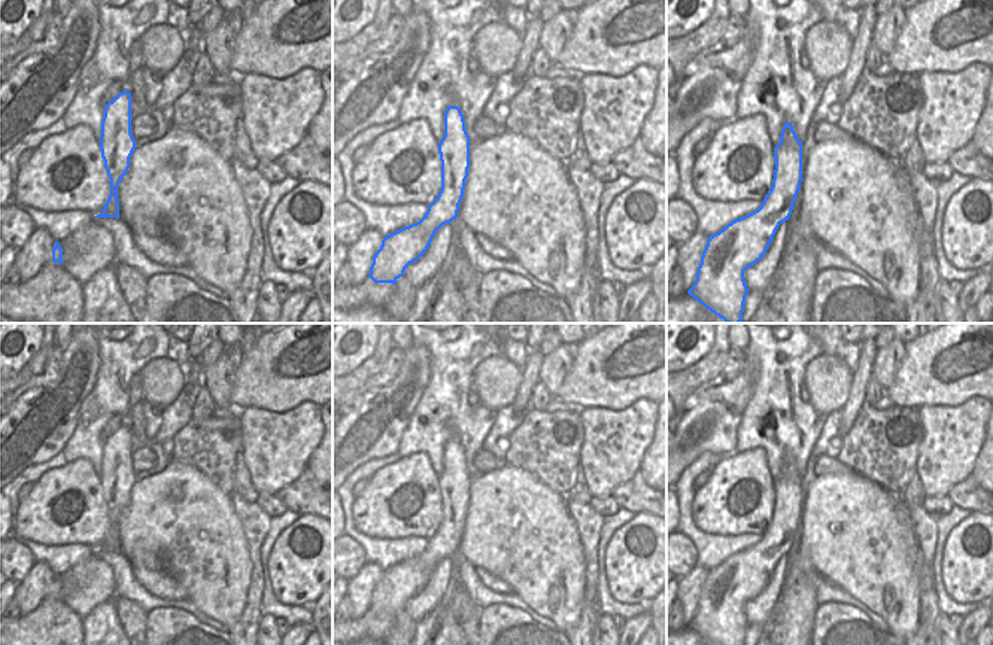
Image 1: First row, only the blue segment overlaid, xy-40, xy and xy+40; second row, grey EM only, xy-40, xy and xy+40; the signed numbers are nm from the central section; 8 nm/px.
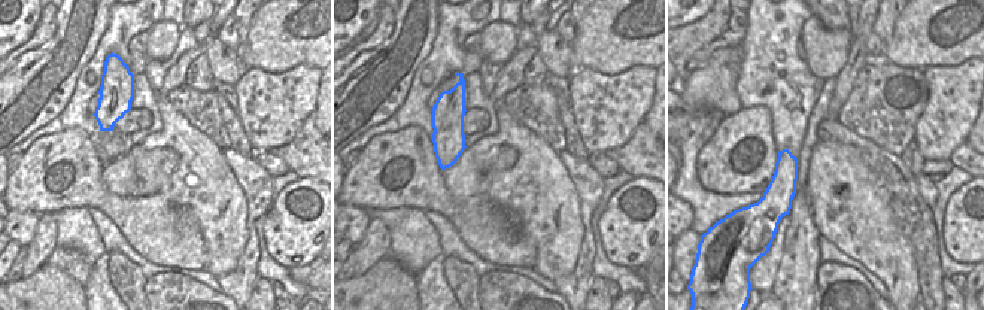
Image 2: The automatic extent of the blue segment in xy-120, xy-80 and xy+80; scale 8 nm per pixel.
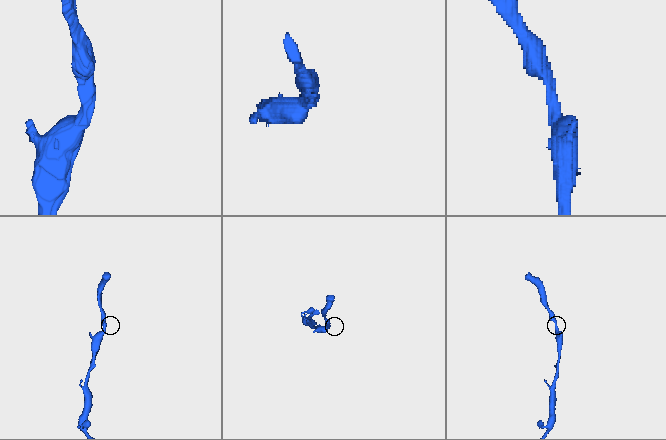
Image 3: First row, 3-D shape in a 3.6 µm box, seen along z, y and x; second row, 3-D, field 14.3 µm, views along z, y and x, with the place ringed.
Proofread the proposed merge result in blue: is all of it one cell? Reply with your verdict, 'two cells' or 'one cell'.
one cell

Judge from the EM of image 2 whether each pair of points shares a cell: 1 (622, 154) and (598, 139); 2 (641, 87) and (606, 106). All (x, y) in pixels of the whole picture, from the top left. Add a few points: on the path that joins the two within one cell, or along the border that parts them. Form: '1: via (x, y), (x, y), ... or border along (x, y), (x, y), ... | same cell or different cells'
1: border along (638, 124), (623, 143), (604, 152) | different cells
2: via (632, 91), (614, 105) | same cell

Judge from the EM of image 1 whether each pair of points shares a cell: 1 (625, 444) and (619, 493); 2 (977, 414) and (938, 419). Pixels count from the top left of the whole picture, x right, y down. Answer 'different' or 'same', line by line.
1: different
2: same

